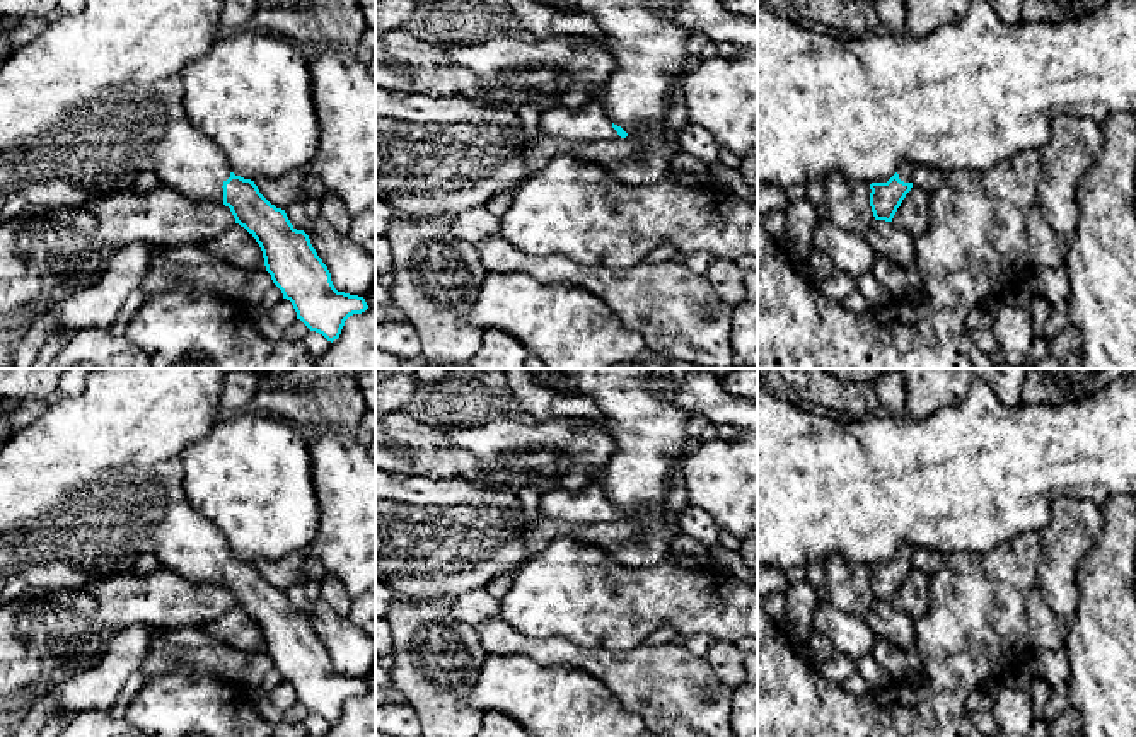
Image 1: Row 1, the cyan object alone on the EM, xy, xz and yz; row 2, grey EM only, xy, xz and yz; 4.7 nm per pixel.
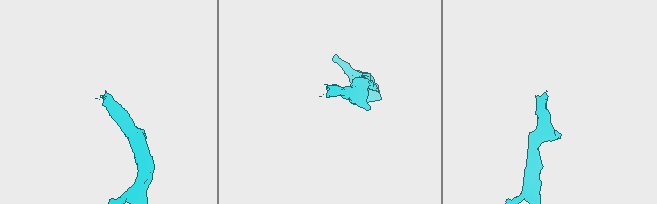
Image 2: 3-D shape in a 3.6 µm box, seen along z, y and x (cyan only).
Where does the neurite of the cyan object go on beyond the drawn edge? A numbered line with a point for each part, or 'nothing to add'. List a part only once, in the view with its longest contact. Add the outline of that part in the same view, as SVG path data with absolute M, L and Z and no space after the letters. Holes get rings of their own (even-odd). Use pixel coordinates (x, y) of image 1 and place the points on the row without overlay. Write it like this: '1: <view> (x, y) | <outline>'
1: xy (91, 485) | M89 368L84 392L75 398L55 398L46 411L31 425L17 430L0 449L0 606L29 590L80 590L85 583L109 573L128 572L135 561L154 553L162 566L181 573L196 583L223 585L223 565L230 560L230 549L222 532L198 510L191 507L183 488L183 452L188 445L210 433L223 416L220 396L225 375L230 368Z

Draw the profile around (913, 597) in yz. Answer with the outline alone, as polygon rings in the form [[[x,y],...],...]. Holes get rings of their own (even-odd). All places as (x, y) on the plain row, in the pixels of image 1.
[[[913,568],[897,590],[892,606],[916,621],[928,611],[930,601],[930,575]]]

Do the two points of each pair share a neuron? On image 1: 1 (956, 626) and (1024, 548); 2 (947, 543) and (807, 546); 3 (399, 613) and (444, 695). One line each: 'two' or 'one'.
1: one
2: one
3: one

